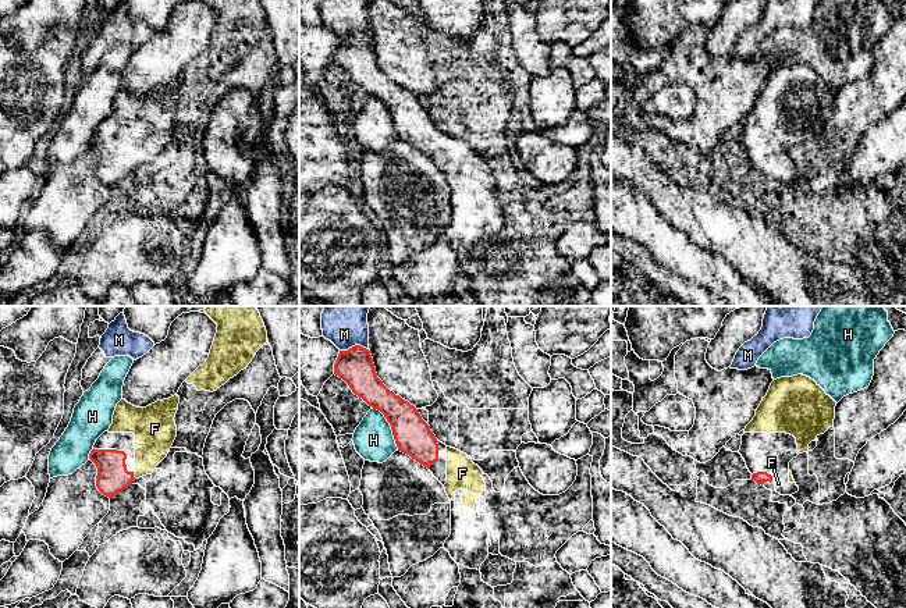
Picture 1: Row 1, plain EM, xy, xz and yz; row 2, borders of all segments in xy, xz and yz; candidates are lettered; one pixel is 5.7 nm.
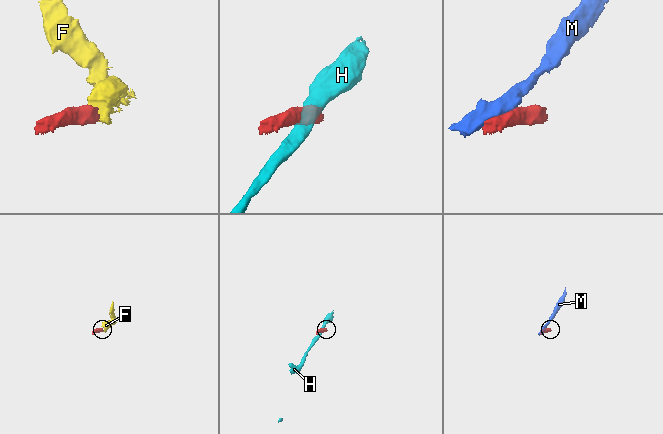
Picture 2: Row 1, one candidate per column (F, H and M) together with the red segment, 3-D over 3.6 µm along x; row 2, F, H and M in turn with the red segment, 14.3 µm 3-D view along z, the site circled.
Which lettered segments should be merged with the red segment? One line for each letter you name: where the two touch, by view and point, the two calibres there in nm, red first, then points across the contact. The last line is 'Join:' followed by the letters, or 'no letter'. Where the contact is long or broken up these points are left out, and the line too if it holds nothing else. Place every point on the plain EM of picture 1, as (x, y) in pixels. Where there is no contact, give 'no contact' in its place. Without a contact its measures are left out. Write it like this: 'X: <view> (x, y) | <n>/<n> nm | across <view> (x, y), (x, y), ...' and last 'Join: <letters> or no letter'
F: xy (132, 163) | 180/220 nm | across xy (113, 164), (132, 163), (145, 152), (153, 125)
Join: F

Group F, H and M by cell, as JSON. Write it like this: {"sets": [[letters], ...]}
{"sets": [["F"], ["H"], ["M"]]}

